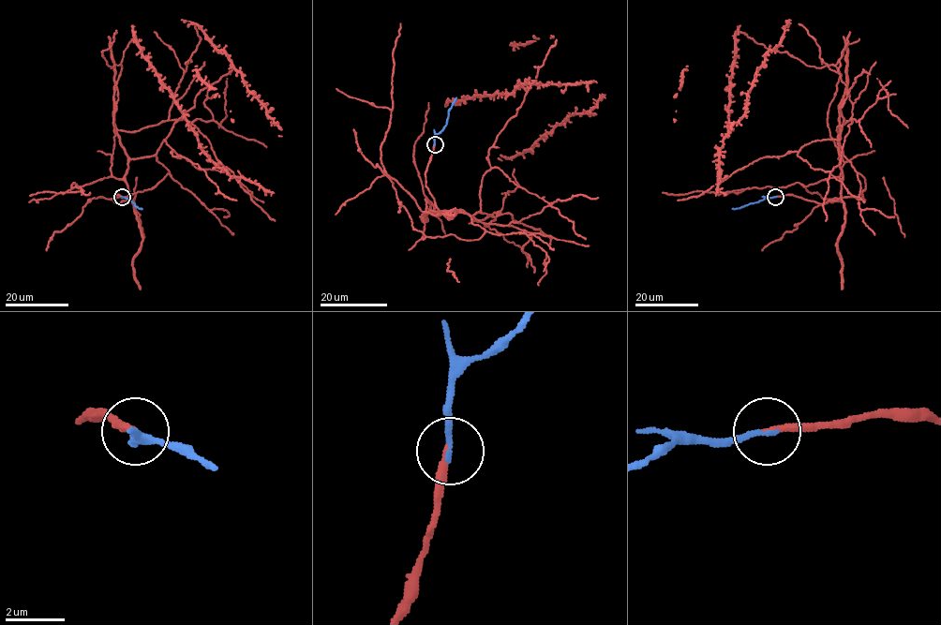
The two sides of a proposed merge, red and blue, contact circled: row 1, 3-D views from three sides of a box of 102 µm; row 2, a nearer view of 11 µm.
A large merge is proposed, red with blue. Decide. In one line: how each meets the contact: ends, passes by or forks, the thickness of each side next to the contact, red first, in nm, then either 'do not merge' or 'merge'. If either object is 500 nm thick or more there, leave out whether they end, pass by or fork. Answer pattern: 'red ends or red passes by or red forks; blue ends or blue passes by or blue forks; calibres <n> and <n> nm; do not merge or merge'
red ends; blue ends; calibres 240 and 190 nm; merge

